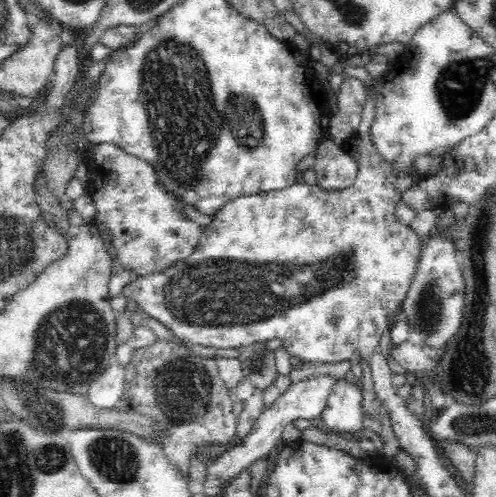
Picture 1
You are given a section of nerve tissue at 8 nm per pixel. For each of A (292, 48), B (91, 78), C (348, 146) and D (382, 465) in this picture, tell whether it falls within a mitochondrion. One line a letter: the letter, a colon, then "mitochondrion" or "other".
A: other
B: other
C: other
D: other

